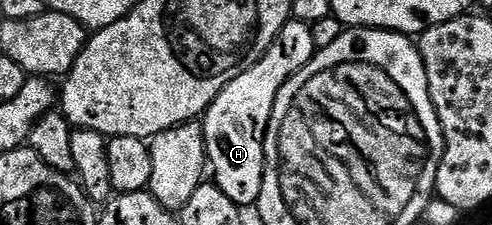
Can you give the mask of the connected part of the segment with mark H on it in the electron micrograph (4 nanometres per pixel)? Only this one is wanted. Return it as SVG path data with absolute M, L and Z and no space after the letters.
M291 18L280 29L272 45L240 77L236 77L210 102L201 120L206 138L206 158L209 170L214 171L213 182L239 209L255 206L260 197L262 178L266 168L266 130L276 105L276 97L297 71L304 69L314 55L310 24Z

